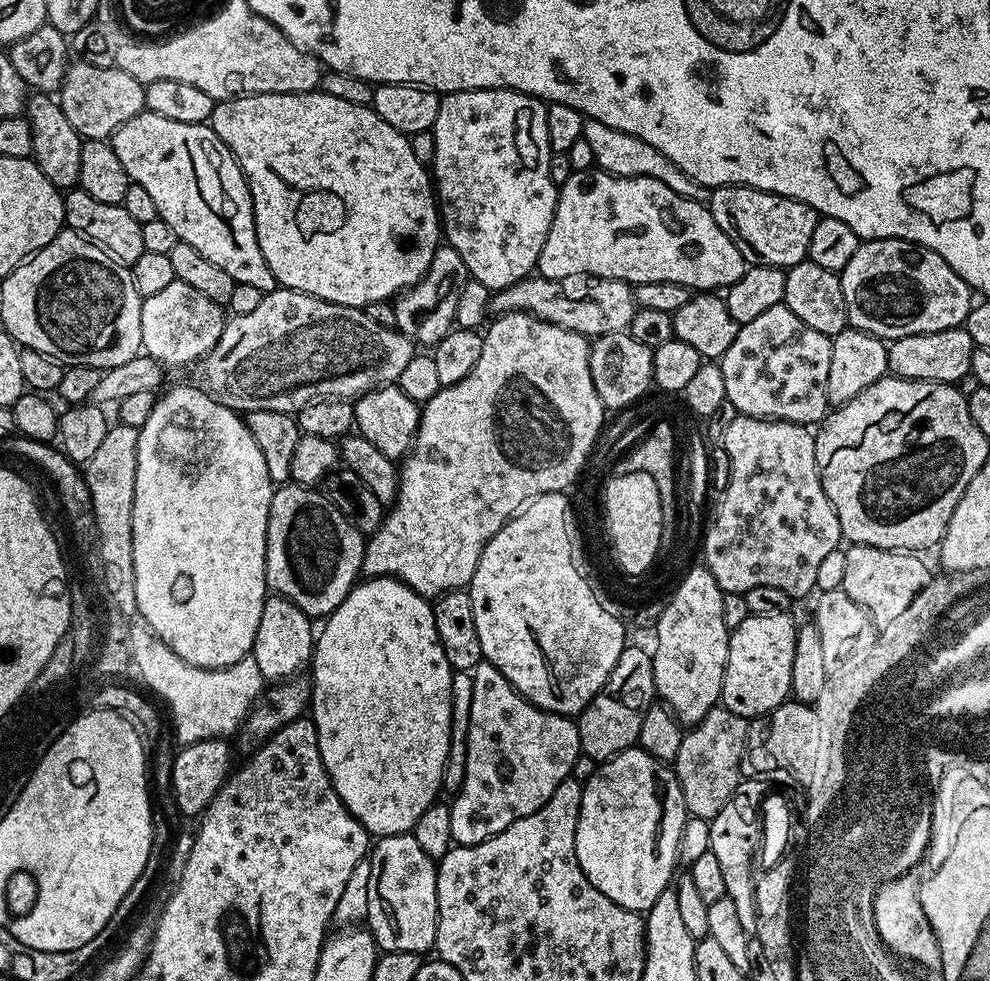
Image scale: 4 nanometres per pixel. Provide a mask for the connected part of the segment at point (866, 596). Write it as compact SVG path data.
M865 544L851 545L844 552L846 558L846 574L843 589L858 606L862 606L872 615L872 620L880 628L891 624L894 618L910 606L917 592L926 587L930 579L930 571L919 559L919 555L911 552L897 552L890 548L875 548Z

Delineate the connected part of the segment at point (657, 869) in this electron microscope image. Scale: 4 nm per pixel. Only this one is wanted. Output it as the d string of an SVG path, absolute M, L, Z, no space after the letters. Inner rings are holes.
M633 746L611 760L603 761L593 776L583 781L583 785L582 806L576 827L578 866L582 866L588 881L602 890L606 898L631 912L647 914L673 883L672 871L678 865L682 830L690 818L675 771L665 761L656 760L643 748Z

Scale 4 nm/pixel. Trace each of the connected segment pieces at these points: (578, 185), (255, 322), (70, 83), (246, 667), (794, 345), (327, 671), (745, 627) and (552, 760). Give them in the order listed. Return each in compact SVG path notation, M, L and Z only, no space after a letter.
M589 170L587 172L573 172L570 178L566 178L564 184L559 185L554 218L550 226L550 234L542 246L538 272L539 275L551 280L561 280L574 274L590 274L602 278L625 280L626 283L633 286L642 282L678 282L683 288L689 290L727 290L734 282L738 282L738 278L742 278L745 267L746 261L738 250L738 246L734 246L734 242L730 242L730 238L722 230L722 226L718 226L718 222L714 222L712 213L701 201L674 194L674 190L670 190L670 186L666 186L649 176L611 176L609 172Z
M278 286L272 292L265 292L261 304L255 310L250 310L250 314L232 316L225 323L222 338L218 338L218 342L208 351L207 356L202 361L202 367L204 367L202 384L208 395L213 396L219 404L233 408L235 412L241 414L257 412L258 410L278 410L279 412L295 414L302 410L302 406L310 406L310 402L315 400L347 400L352 402L355 401L356 397L364 396L366 393L374 391L375 388L387 388L395 385L399 381L402 369L406 366L406 362L410 362L412 355L414 355L414 345L410 338L406 338L395 328L387 328L378 322L370 322L370 318L364 313L363 308L351 308L334 302L326 302L317 296L311 296L293 288Z
M77 59L69 63L64 85L58 93L60 109L66 114L70 126L84 140L108 140L120 125L130 122L140 112L145 111L144 85L139 84L121 68L102 69Z
M133 623L131 629L130 650L134 672L144 679L149 693L157 692L168 703L181 745L228 738L231 732L241 731L249 712L266 688L262 670L258 670L258 662L254 662L250 654L225 668L199 668L178 658L178 654L149 632L143 623Z
M784 303L770 306L763 314L758 314L754 322L740 325L730 350L720 357L722 382L726 382L726 400L736 407L742 416L763 416L766 420L785 420L805 426L816 426L827 417L830 405L826 398L826 377L830 374L830 350L832 337L818 334L811 326L806 326L798 314L791 312Z
M378 576L357 583L346 599L335 608L331 616L323 621L324 629L319 629L314 640L314 651L310 661L310 719L316 725L318 746L324 768L332 779L338 798L348 808L348 812L373 837L402 836L411 833L413 826L422 818L423 812L431 804L437 803L444 783L444 767L448 761L448 747L452 737L452 674L450 662L446 662L446 654L438 642L438 634L434 626L432 604L425 597L418 595L400 580L390 576Z
M789 613L773 614L768 616L749 616L742 626L731 629L728 638L728 657L724 681L720 691L720 700L723 707L729 708L734 714L755 718L773 712L779 704L789 699L792 687L790 686L790 670L794 666L794 646L796 645L797 621L792 621Z
M482 662L471 671L472 681L474 682L474 698L470 698L470 722L468 723L468 749L466 750L466 774L464 775L464 785L459 792L455 793L454 799L450 804L450 834L457 845L477 844L486 842L486 838L494 838L506 826L518 822L518 818L526 818L526 814L534 814L543 806L546 801L558 790L560 783L569 779L572 775L572 767L575 760L579 758L580 751L580 726L575 719L559 716L557 712L544 712L535 704L530 703L526 697L517 692L516 687L495 668L494 665Z

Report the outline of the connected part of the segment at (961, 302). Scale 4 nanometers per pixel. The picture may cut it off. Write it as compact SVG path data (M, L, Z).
M886 238L861 242L858 250L854 250L854 258L850 258L844 271L839 273L839 278L842 282L842 295L846 297L849 325L885 342L961 327L974 303L973 288L937 252L921 248L910 240Z

